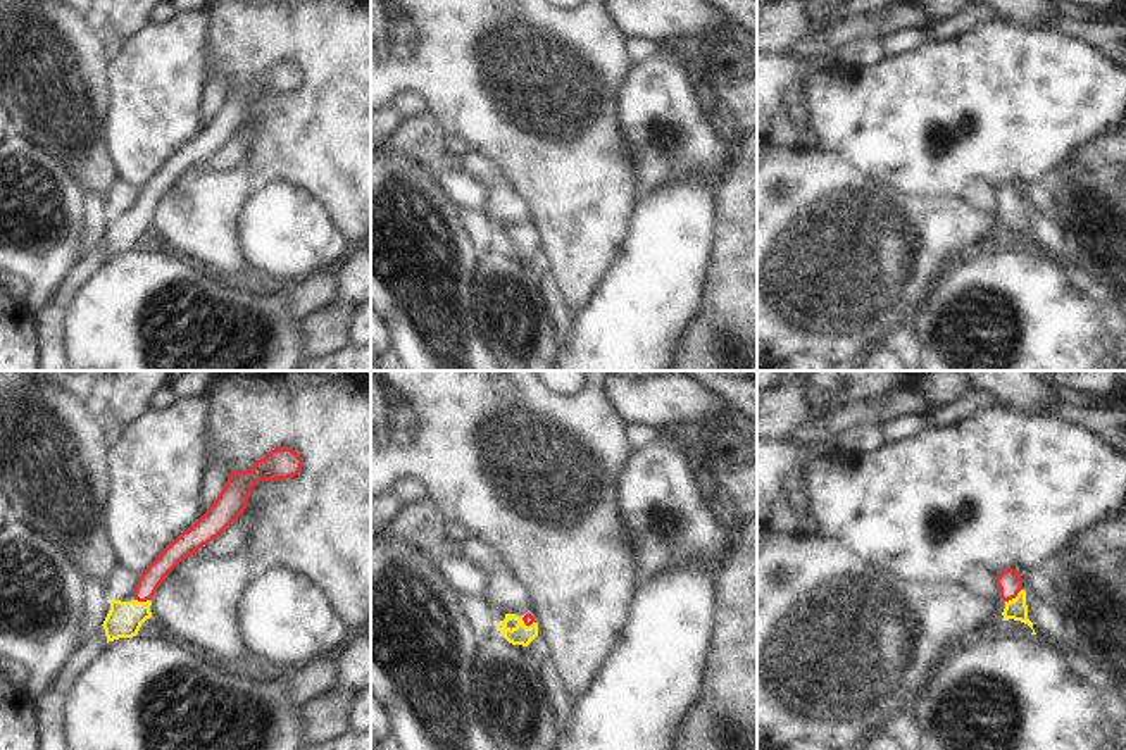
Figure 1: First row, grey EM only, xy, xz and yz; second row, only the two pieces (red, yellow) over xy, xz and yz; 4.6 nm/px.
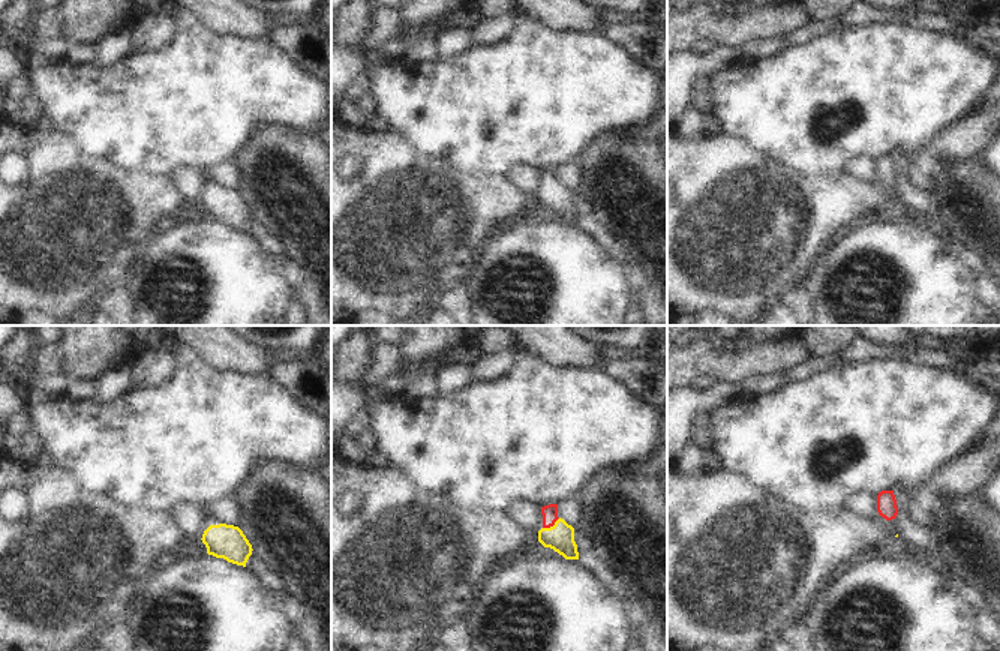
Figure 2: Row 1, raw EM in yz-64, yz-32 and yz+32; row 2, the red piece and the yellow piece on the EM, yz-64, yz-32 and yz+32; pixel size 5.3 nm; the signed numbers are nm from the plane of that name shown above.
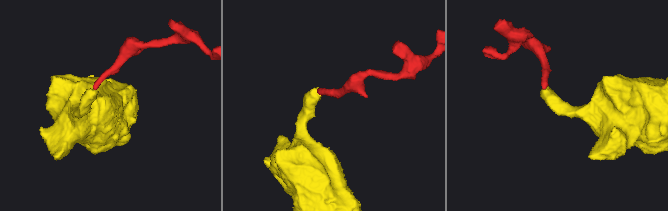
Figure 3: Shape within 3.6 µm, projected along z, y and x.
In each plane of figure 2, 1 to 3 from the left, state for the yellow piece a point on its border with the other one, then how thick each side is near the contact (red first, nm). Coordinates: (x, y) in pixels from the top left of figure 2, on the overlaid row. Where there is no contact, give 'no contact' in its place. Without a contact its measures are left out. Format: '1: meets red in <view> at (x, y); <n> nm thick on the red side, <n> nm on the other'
1: no contact
2: meets red in yz-32 at (550, 525); 80 nm thick on the red side, 150 nm on the other
3: no contact

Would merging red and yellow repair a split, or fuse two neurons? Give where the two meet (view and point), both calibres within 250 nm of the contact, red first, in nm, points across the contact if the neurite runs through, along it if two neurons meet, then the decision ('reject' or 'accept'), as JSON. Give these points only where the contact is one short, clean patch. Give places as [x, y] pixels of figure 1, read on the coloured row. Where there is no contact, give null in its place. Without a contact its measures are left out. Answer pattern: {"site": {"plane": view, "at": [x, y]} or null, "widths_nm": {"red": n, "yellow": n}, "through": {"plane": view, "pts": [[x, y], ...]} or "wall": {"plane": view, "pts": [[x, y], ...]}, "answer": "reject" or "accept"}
{"site": {"plane": "yz", "at": [1014, 597]}, "widths_nm": {"red": 120, "yellow": 100}, "through": {"plane": "yz", "pts": [[1009, 581], [1014, 597], [1016, 609]]}, "answer": "accept"}

